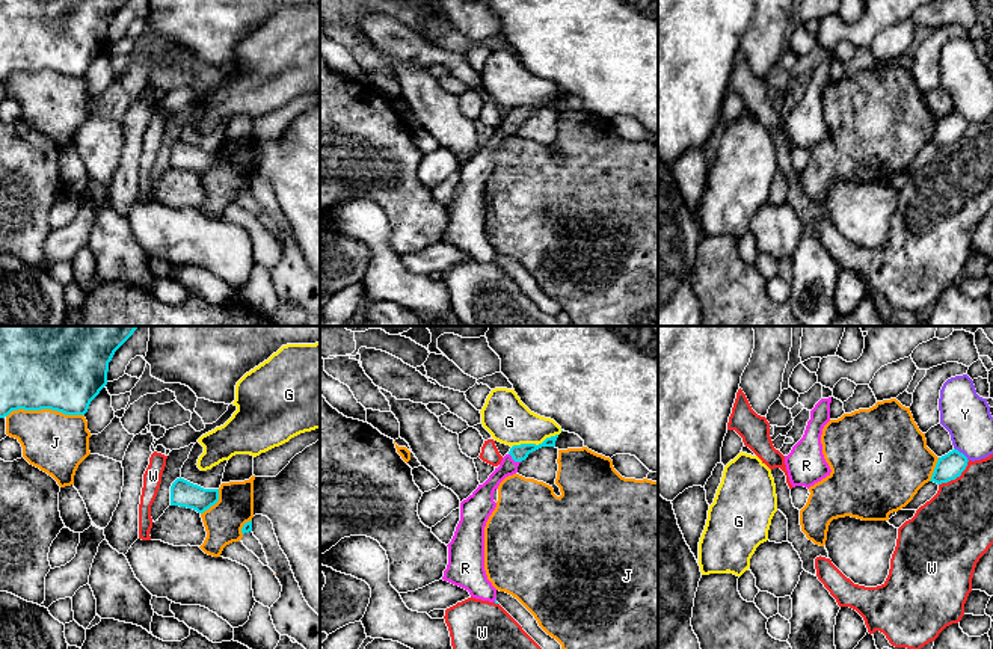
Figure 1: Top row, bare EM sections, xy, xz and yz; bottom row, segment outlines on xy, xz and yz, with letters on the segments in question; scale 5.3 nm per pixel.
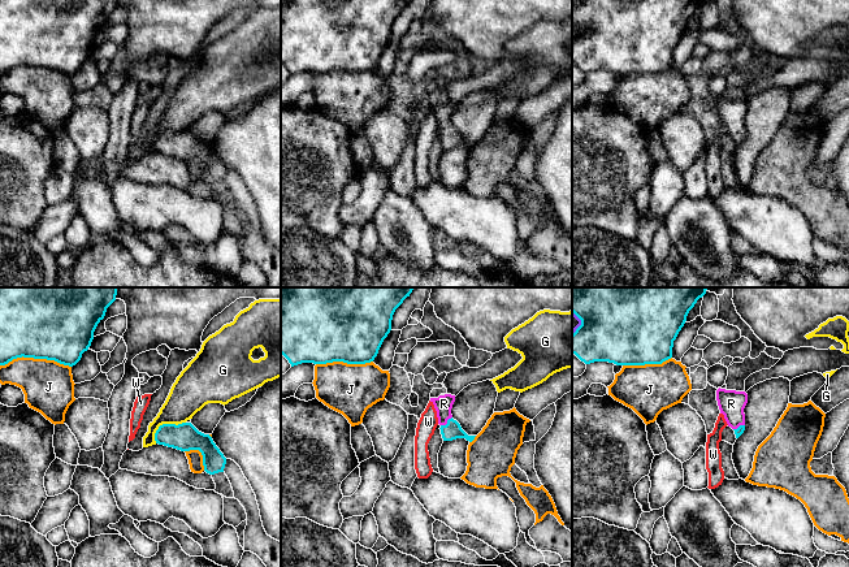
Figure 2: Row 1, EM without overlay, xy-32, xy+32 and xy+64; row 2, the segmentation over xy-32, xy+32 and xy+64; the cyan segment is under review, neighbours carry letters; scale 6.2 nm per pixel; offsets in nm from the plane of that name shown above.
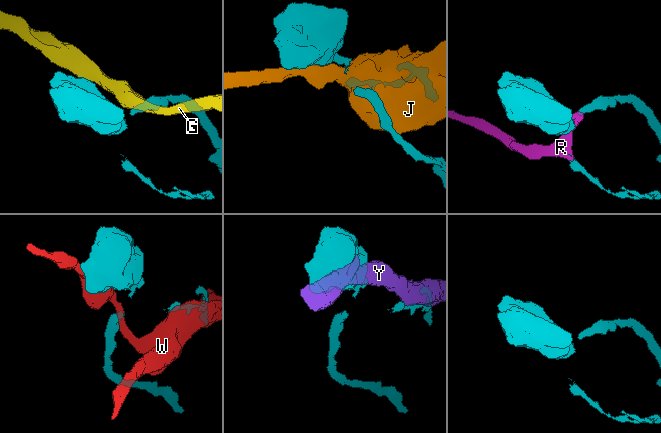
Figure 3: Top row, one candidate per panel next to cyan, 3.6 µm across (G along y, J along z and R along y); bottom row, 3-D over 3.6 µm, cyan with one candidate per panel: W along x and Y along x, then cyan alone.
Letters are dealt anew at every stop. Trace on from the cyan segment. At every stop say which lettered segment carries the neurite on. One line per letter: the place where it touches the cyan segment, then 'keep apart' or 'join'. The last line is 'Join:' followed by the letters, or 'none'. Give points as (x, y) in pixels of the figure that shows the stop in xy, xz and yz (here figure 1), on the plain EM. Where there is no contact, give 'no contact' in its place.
G: meets cyan in xz at (534, 106); keep apart
J: meets cyan in xy at (44, 70); keep apart
R: meets cyan in xz at (513, 121); join
W: meets cyan in yz at (956, 139); keep apart
Y: meets cyan in yz at (962, 115); keep apart
Join: R

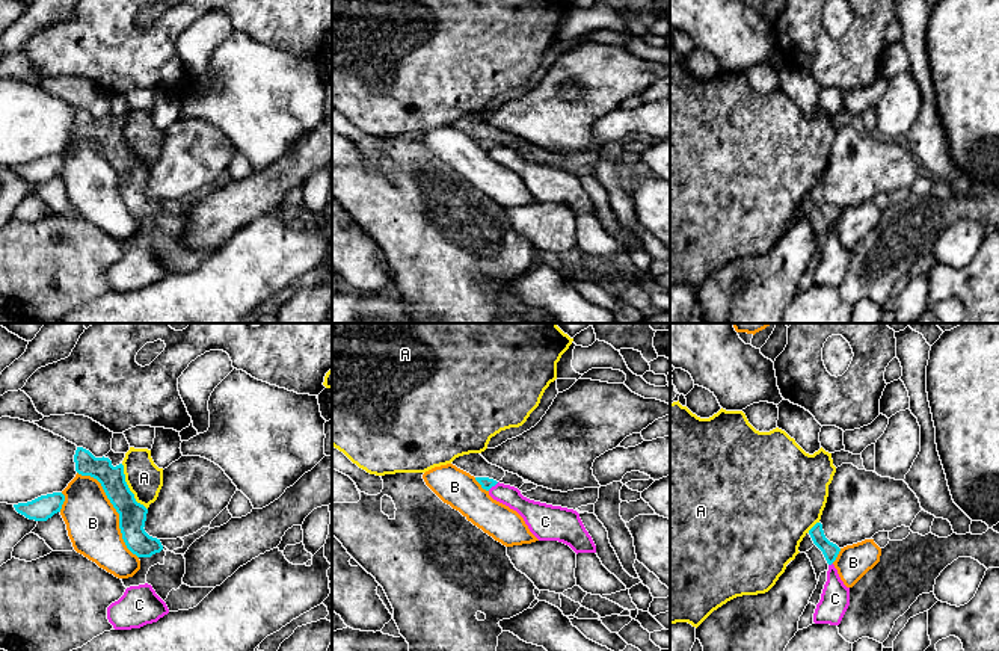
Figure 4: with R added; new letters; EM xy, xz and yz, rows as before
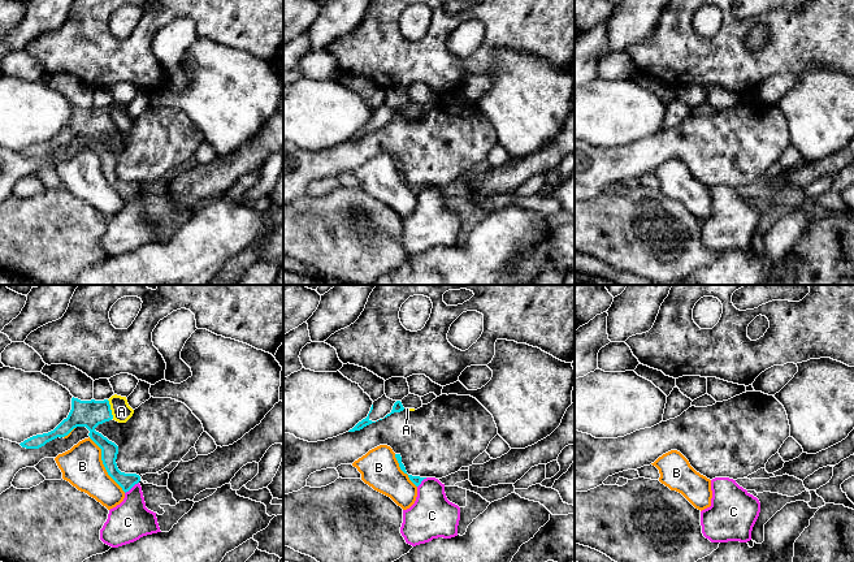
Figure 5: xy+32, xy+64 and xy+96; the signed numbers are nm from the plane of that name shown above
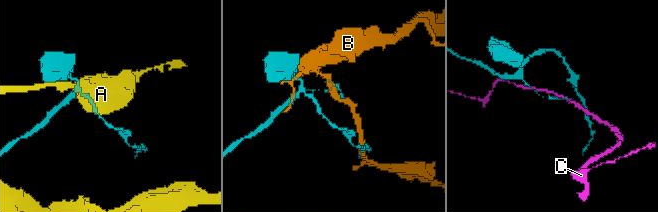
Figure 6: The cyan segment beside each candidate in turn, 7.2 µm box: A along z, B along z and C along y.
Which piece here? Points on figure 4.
A: meets cyan in xy at (129, 150); keep apart
B: meets cyan in xy at (115, 169); keep apart
C: meets cyan in xz at (492, 147); keep apart
Join: none

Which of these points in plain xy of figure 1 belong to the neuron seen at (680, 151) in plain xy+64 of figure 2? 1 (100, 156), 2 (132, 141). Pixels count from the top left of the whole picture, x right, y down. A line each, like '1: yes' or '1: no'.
1: yes
2: no

